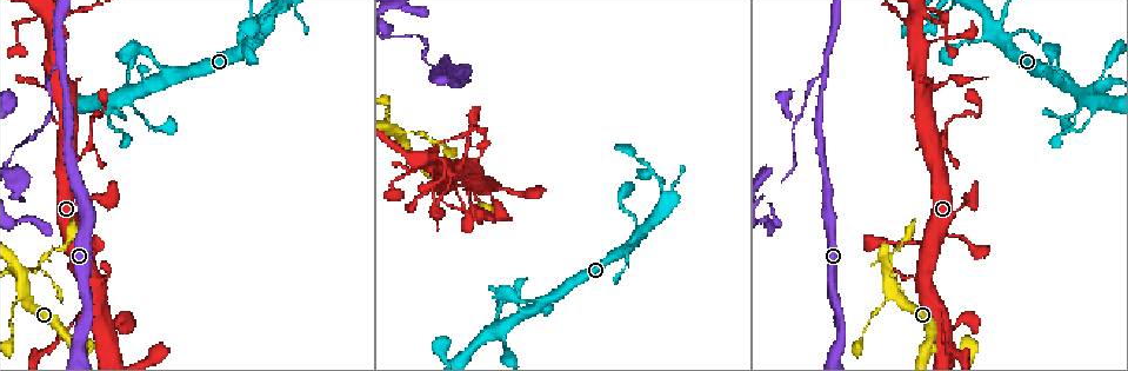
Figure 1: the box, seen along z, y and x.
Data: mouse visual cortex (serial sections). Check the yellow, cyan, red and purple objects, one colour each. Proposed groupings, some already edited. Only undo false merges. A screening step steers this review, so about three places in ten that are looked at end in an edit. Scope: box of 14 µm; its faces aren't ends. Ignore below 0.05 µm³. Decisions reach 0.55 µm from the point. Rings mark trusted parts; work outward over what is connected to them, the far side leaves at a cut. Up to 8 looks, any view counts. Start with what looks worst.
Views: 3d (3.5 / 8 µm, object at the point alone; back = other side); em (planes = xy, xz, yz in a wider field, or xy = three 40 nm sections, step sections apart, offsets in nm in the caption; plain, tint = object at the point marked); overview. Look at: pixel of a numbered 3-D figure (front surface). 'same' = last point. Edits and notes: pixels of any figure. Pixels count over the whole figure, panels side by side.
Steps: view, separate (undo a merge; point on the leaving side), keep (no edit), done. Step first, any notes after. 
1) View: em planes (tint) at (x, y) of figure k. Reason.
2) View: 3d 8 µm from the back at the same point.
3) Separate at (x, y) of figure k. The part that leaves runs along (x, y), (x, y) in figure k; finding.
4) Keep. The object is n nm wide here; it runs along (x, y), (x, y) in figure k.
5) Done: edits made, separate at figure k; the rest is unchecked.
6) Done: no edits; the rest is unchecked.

View: 3d 3.5 µm at (827, 69) of figure 1. Three-way junction.

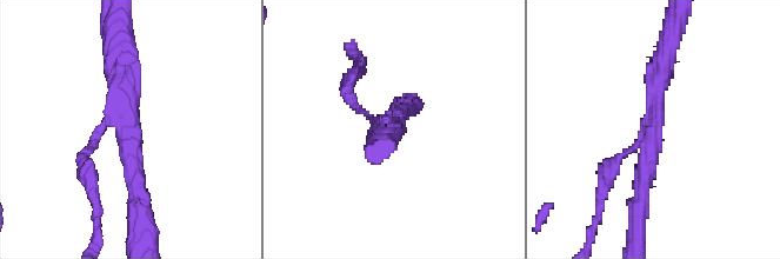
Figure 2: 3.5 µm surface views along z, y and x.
View: em xy step 3 (tint) at (122, 122) of figure 2.

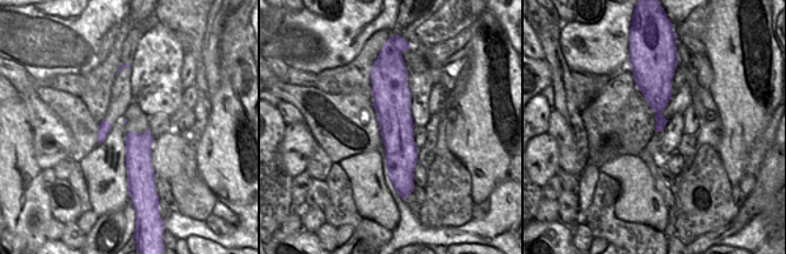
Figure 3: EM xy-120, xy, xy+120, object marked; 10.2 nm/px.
Separate at (350, 99) of figure 2. 3 arms meet here; the arms are 150, 250, 300 nm wide; the part that leaves runs along (370, 115), (347, 88), (358, 71) in figure 2; two cells meet here.

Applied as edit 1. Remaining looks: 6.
View: overview.

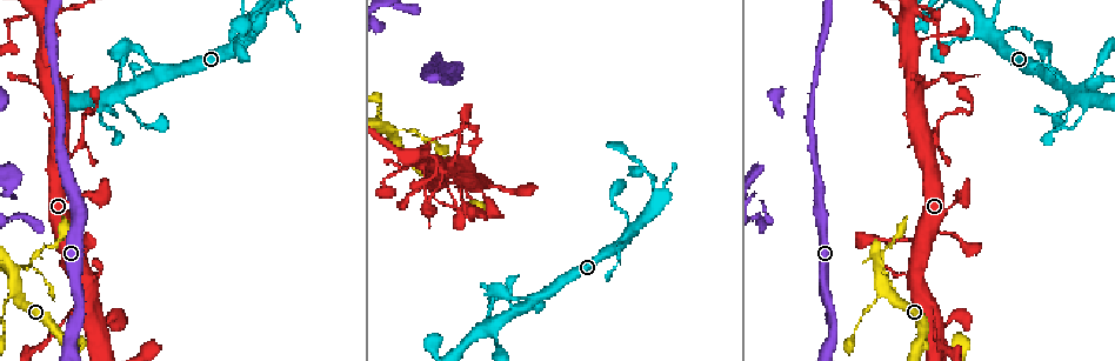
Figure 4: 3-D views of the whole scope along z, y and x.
View: 3d 3.5 µm from the back at (446, 176) of figure 4.

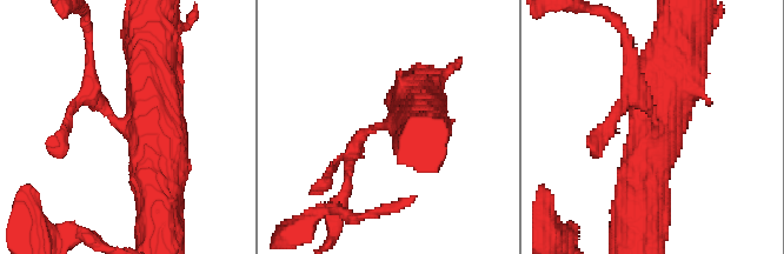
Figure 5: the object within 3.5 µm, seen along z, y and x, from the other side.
Keep. It runs along (639, 195), (680, 44) in figure 5; one cell here.

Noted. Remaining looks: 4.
View: 3d 8 µm at (390, 130) of figure 4. Sharp bend.

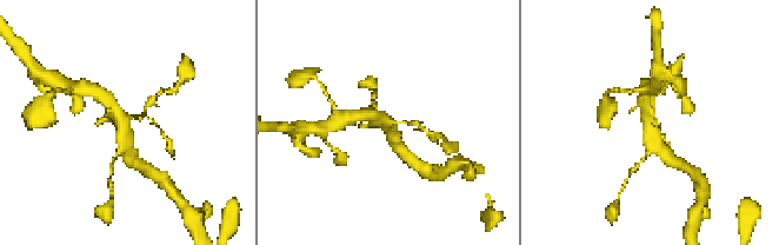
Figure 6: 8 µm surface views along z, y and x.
View: em xy step 1 (tint) at (650, 123) of figure 6.

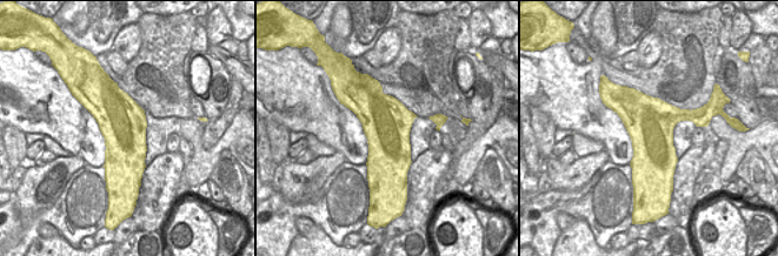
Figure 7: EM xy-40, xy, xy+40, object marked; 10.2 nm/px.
Separate at (151, 101) of figure 6. The object is 500 nm wide here; the part that leaves runs along (135, 118), (155, 95), (172, 90) in figure 6; a second cell is stuck on.

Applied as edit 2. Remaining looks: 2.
Done: edits made, separate at figure 2, separate at figure 6; the rest is unchecked.

